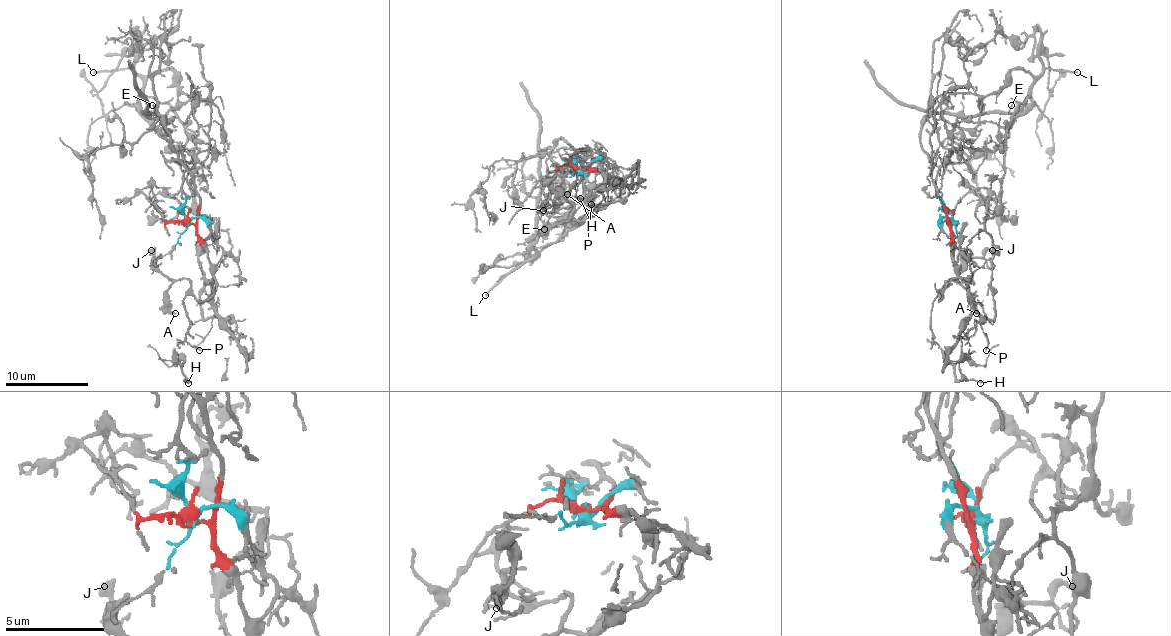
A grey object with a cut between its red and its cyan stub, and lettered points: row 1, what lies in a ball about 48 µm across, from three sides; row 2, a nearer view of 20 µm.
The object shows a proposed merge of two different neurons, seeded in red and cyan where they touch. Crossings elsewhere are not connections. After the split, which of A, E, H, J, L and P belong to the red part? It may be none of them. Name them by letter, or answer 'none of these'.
A, H, J, P

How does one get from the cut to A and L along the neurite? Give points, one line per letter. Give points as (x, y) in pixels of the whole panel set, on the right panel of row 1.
A: (953, 220), (951, 251), (957, 276), (939, 301), (941, 288), (951, 278), (970, 294), (970, 305), (976, 313)
L: (953, 220), (936, 189), (945, 164), (994, 150), (1021, 112), (1028, 87), (1046, 69), (1077, 73)

